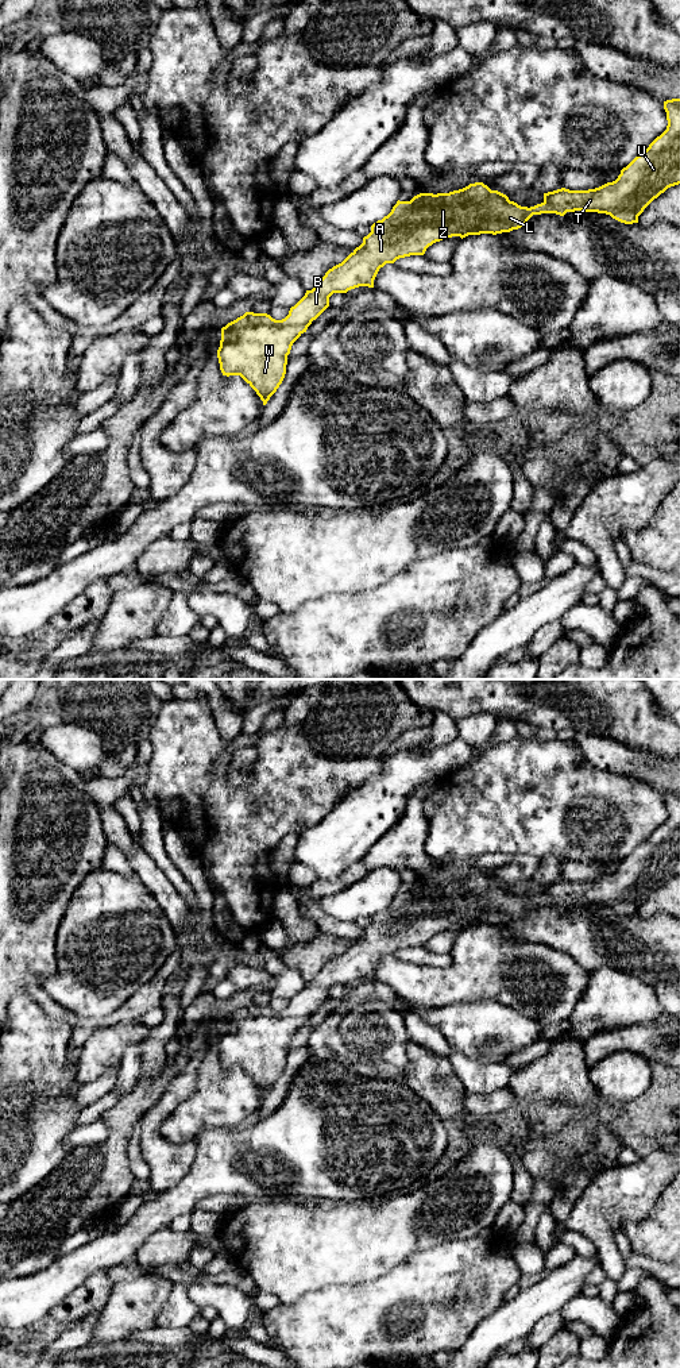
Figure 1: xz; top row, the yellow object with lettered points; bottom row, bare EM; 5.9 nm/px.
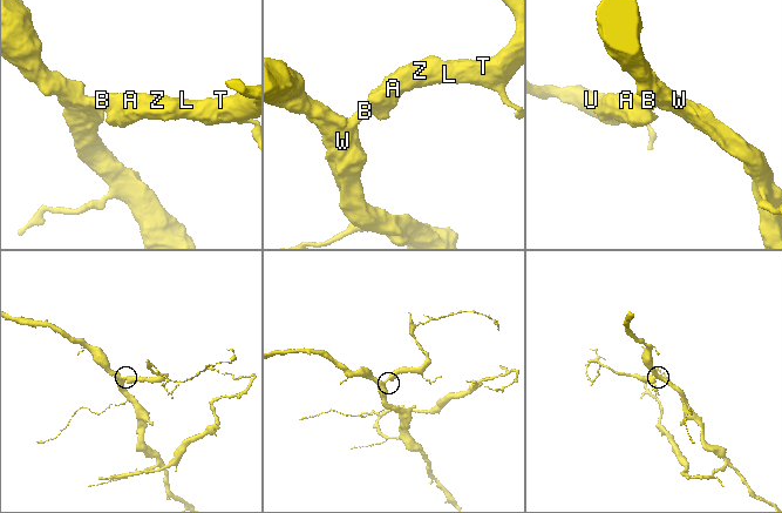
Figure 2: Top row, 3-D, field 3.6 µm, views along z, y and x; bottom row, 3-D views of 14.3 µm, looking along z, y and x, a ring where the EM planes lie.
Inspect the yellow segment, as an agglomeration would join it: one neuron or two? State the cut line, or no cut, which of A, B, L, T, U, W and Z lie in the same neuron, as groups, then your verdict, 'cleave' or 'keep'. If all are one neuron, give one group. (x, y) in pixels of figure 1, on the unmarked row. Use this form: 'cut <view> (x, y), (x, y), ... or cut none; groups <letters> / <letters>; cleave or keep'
cut none; groups A B L T U W Z; keep

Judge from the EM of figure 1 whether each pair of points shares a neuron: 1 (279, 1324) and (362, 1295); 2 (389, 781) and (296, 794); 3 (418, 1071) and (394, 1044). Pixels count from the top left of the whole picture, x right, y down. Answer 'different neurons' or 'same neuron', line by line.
1: same neuron
2: different neurons
3: different neurons

